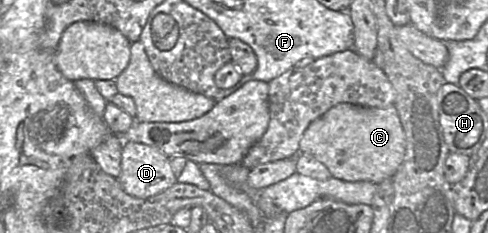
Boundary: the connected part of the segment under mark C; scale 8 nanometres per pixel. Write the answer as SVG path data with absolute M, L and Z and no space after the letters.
M340 103L307 127L299 142L299 153L309 154L324 164L331 176L347 182L380 184L393 178L403 162L406 137L394 105L370 108Z

